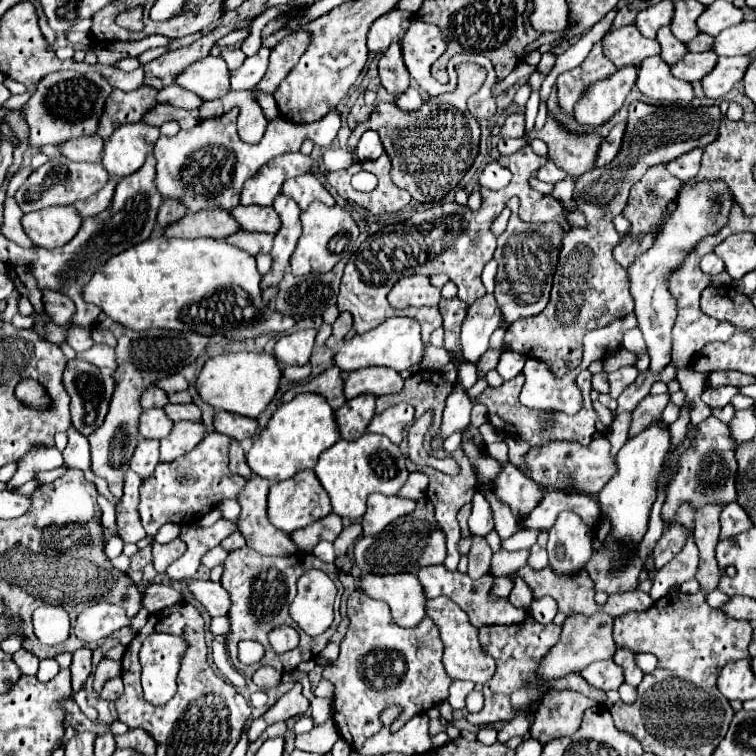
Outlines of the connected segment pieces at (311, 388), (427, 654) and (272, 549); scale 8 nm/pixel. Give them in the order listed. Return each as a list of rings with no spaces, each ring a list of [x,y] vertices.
[[[330,367],[326,371],[322,371],[318,377],[312,377],[300,385],[294,385],[292,389],[288,389],[282,395],[282,401],[290,401],[294,395],[298,395],[300,391],[308,391],[308,393],[318,393],[322,395],[332,409],[338,409],[340,405],[346,403],[346,397],[342,393],[342,379],[340,379],[340,369]]]
[[[358,589],[350,593],[346,607],[350,623],[340,643],[340,655],[324,667],[322,677],[334,683],[332,719],[338,733],[354,749],[360,749],[366,739],[382,729],[380,713],[386,707],[402,707],[400,717],[390,727],[392,731],[398,731],[414,715],[426,713],[430,707],[446,701],[452,679],[444,673],[444,647],[430,617],[424,617],[416,627],[404,629],[392,621],[384,601],[370,599]]]
[[[252,477],[244,489],[238,493],[238,503],[242,513],[236,521],[246,545],[262,555],[278,555],[286,557],[296,553],[296,545],[290,541],[288,533],[280,533],[268,521],[266,515],[266,497],[268,497],[268,481],[262,477]]]

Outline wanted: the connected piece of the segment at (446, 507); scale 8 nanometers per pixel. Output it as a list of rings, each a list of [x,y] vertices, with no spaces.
[[[456,449],[454,453],[450,453],[450,457],[456,459],[456,463],[460,465],[460,473],[456,477],[450,477],[450,475],[444,475],[444,473],[438,473],[438,470],[431,467],[425,467],[422,472],[428,475],[430,483],[428,483],[428,499],[434,503],[436,507],[436,521],[442,525],[444,533],[446,533],[446,543],[448,543],[448,557],[444,561],[444,565],[448,569],[456,569],[458,567],[458,559],[460,559],[460,553],[458,553],[458,541],[460,541],[460,527],[458,527],[458,521],[456,521],[456,513],[458,509],[464,505],[464,503],[470,503],[472,501],[472,495],[476,491],[476,475],[474,475],[474,469],[468,461],[468,457],[464,455],[462,449]]]

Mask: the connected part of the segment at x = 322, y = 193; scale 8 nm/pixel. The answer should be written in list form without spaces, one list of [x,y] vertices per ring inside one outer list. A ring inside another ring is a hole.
[[[312,173],[284,181],[282,195],[294,199],[300,209],[308,209],[308,205],[312,201],[322,201],[324,205],[330,205],[330,207],[334,205],[334,197],[328,193],[328,189]]]

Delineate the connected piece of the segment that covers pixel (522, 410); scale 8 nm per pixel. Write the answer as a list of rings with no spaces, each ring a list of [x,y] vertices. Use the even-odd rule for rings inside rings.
[[[588,369],[580,371],[578,377],[576,377],[576,383],[582,387],[582,393],[584,393],[584,407],[576,415],[564,415],[564,413],[554,413],[554,411],[534,411],[534,409],[524,407],[518,401],[520,389],[524,385],[524,375],[522,373],[518,377],[506,381],[498,389],[490,389],[490,387],[484,389],[478,397],[472,399],[472,403],[484,403],[486,405],[488,421],[498,431],[502,431],[506,435],[518,435],[532,447],[540,447],[540,445],[546,445],[548,441],[556,441],[556,439],[566,439],[566,441],[576,441],[576,443],[588,445],[594,439],[596,423],[598,423],[598,415],[596,415],[596,411],[592,407],[592,401],[590,401],[590,391],[592,391],[590,377],[592,377],[592,373]]]

